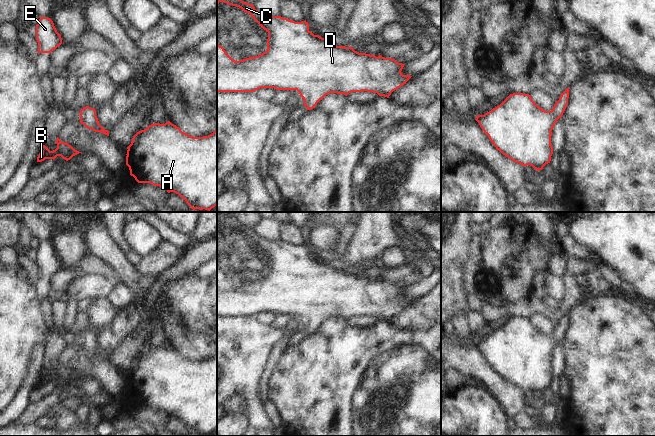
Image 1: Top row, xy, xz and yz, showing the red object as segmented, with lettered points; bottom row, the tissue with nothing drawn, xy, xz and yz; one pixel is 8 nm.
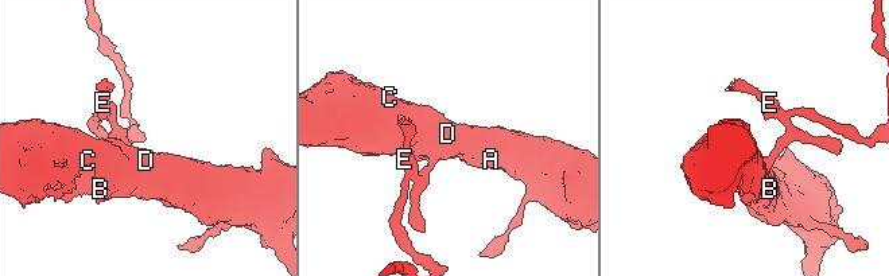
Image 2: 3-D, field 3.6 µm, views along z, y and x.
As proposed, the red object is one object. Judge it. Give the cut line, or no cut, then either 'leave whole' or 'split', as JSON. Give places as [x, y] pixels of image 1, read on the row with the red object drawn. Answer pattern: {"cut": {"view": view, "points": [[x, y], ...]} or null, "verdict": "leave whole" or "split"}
{"cut": null, "verdict": "leave whole"}

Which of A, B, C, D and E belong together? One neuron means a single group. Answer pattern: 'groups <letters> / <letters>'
groups A B C D E

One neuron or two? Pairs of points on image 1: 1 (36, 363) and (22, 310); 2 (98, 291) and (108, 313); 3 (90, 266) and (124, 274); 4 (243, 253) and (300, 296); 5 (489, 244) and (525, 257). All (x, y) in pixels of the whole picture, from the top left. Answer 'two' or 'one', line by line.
1: two
2: two
3: two
4: one
5: one

